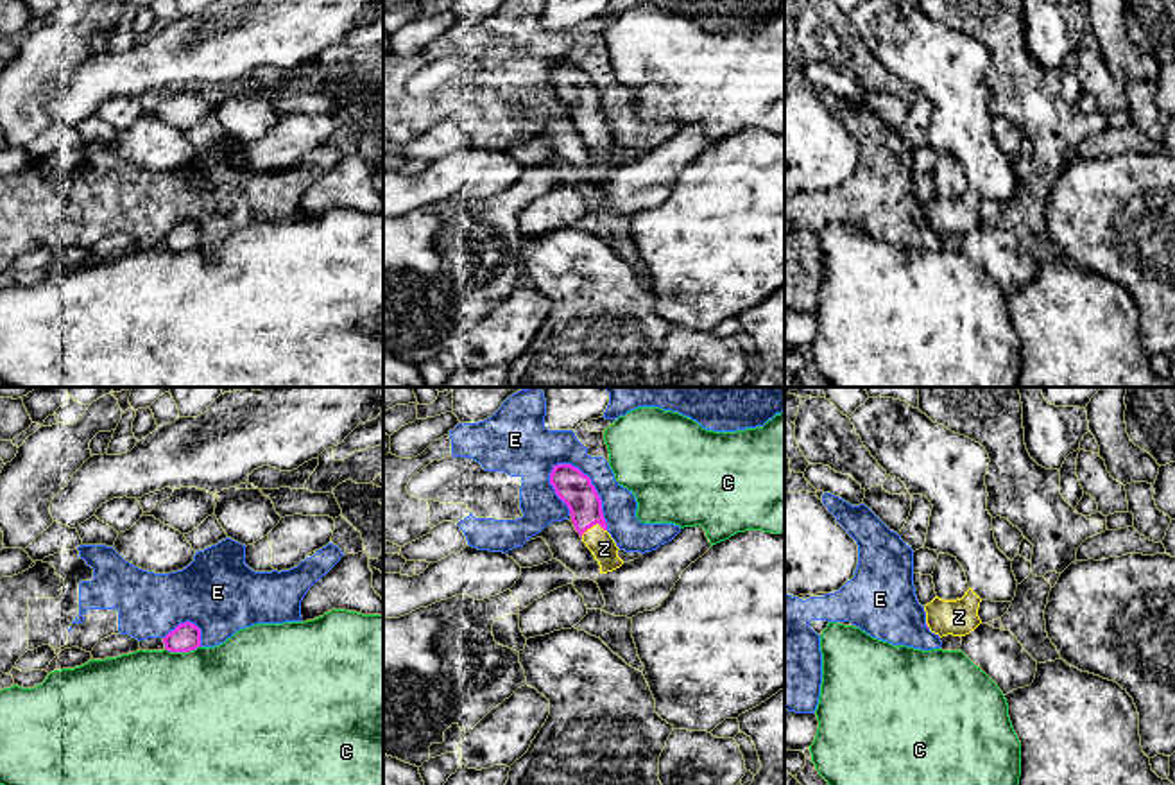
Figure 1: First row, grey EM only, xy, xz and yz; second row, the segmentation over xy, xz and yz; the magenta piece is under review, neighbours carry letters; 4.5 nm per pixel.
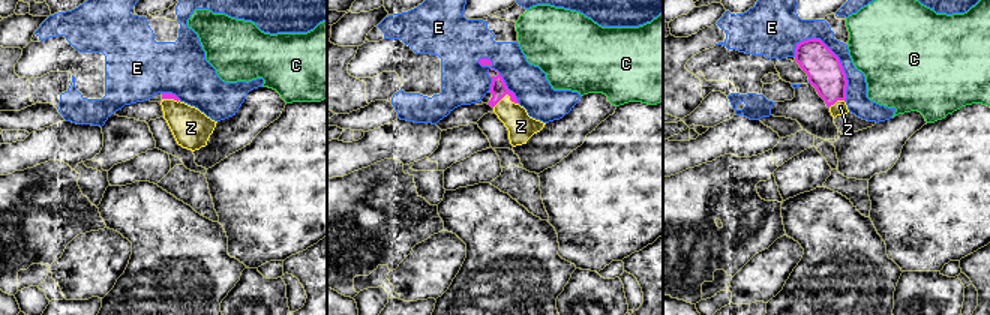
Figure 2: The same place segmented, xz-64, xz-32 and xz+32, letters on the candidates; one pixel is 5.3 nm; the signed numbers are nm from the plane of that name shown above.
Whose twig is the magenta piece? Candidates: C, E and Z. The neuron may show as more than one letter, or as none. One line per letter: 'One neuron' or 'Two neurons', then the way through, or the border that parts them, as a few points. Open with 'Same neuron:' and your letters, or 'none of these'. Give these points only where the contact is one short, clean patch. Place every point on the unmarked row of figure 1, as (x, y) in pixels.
Same neuron: Z
C: Two neurons
E: Two neurons
Z: One neuron. Path across: xz (574, 86), (593, 122), (593, 131), (604, 147)

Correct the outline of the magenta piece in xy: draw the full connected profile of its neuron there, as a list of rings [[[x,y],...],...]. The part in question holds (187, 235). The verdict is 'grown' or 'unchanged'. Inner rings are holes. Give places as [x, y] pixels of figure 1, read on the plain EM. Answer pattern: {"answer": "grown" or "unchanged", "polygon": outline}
{"answer": "unchanged", "polygon": [[[192,220],[179,222],[163,237],[163,242],[170,251],[195,249],[201,246],[201,228]]]}

